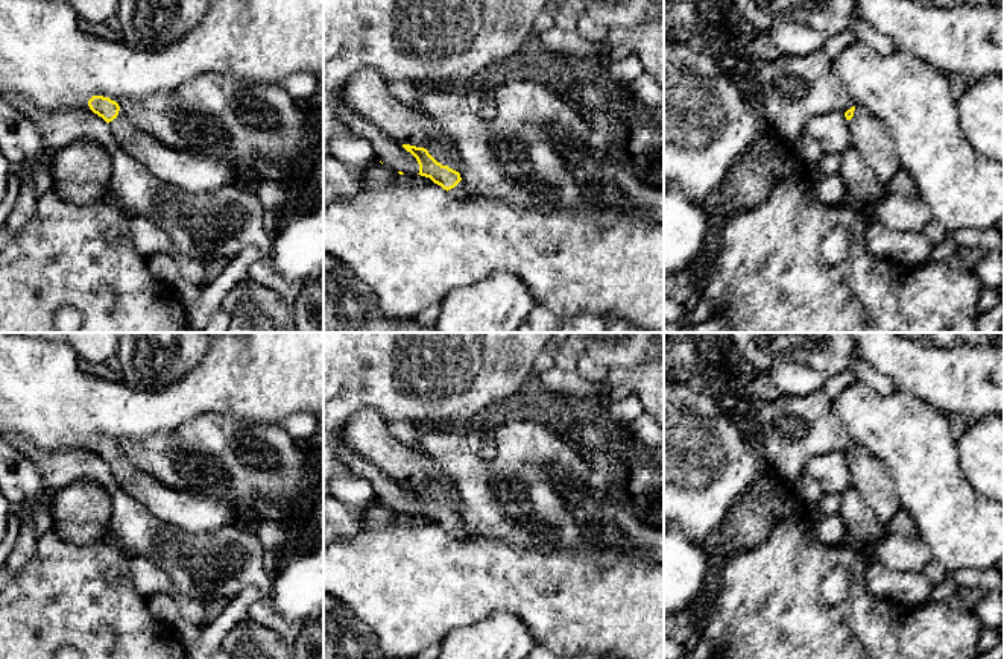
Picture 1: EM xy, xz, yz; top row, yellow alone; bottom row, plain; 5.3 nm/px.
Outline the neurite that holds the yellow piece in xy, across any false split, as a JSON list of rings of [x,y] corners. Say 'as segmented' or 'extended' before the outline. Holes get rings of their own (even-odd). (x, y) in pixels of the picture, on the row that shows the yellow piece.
extended; [[[93,96],[88,106],[109,125],[115,144],[126,152],[141,131],[128,120],[118,103],[109,97]]]

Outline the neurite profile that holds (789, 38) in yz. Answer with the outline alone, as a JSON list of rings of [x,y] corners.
[[[791,21],[772,26],[766,30],[779,55],[807,56],[822,50],[829,41],[825,33]]]

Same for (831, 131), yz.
[[[840,111],[811,118],[804,126],[802,134],[816,138],[825,153],[843,155],[849,147],[852,147],[848,120]]]

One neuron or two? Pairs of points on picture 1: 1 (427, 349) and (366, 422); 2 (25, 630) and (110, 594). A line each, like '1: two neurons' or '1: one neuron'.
1: two neurons
2: one neuron

